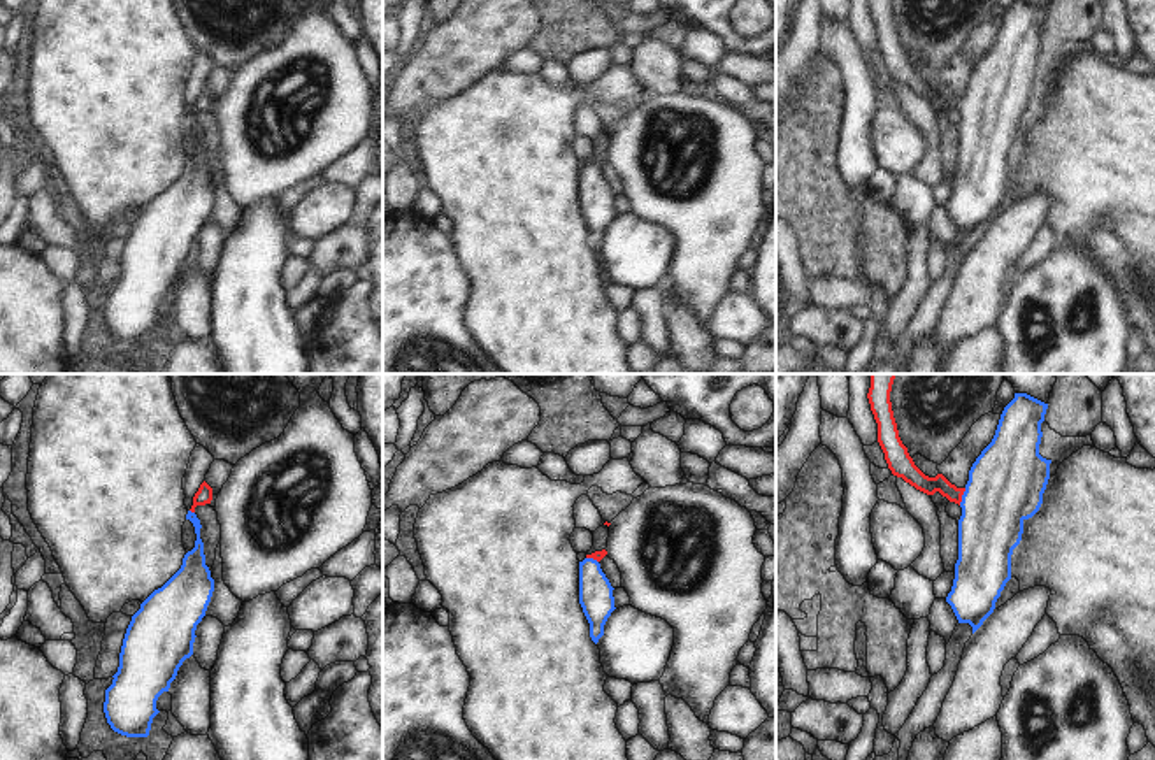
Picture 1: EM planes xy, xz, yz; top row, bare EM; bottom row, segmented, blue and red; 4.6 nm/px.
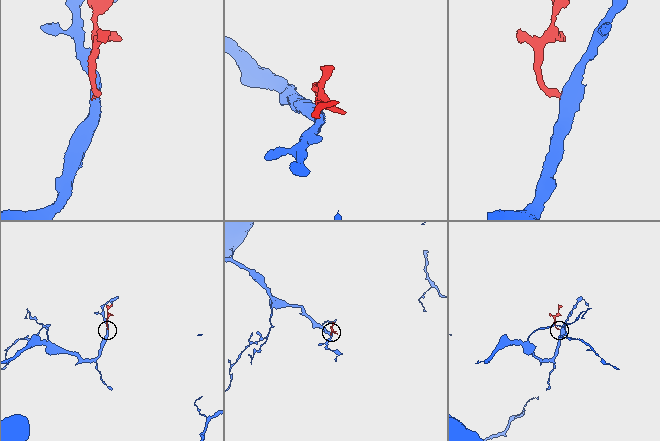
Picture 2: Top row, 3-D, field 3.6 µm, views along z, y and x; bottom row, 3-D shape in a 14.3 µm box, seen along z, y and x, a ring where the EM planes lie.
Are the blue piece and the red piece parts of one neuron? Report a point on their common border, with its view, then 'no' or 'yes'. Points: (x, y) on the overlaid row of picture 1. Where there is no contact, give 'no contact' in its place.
yz (962, 497) | yes

